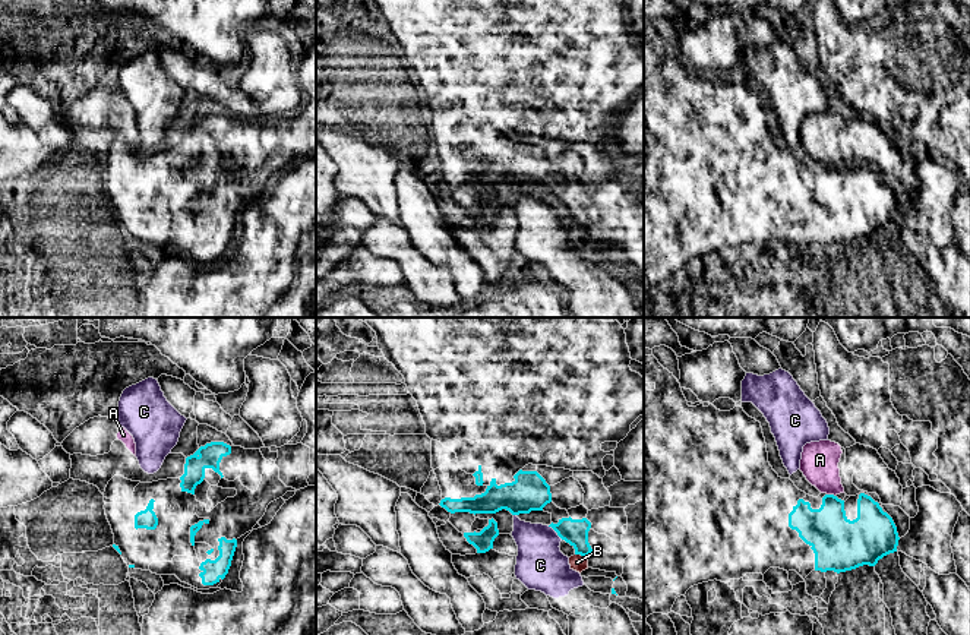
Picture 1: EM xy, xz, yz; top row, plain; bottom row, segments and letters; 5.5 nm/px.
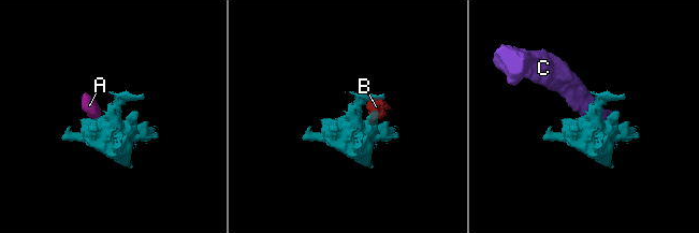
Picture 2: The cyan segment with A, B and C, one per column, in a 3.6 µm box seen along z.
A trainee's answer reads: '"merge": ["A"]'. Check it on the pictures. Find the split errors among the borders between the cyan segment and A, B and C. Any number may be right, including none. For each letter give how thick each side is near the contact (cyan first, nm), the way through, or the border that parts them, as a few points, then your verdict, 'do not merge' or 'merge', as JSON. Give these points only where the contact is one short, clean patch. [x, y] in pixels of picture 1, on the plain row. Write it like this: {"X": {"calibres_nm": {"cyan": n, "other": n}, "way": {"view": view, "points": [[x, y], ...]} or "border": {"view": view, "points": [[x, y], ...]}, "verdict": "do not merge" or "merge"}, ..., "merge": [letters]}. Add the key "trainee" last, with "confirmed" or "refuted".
{"A": {"calibres_nm": {"cyan": 280, "other": 200}, "border": {"view": "yz", "points": [[827, 166], [834, 168]]}, "verdict": "do not merge"}, "B": {"calibres_nm": {"cyan": 140, "other": 90}, "border": {"view": "xz", "points": [[575, 226], [587, 230]]}, "verdict": "do not merge"}, "C": {"calibres_nm": {"cyan": 140, "other": 280}, "verdict": "do not merge"}, "merge": [], "trainee": "refuted"}

